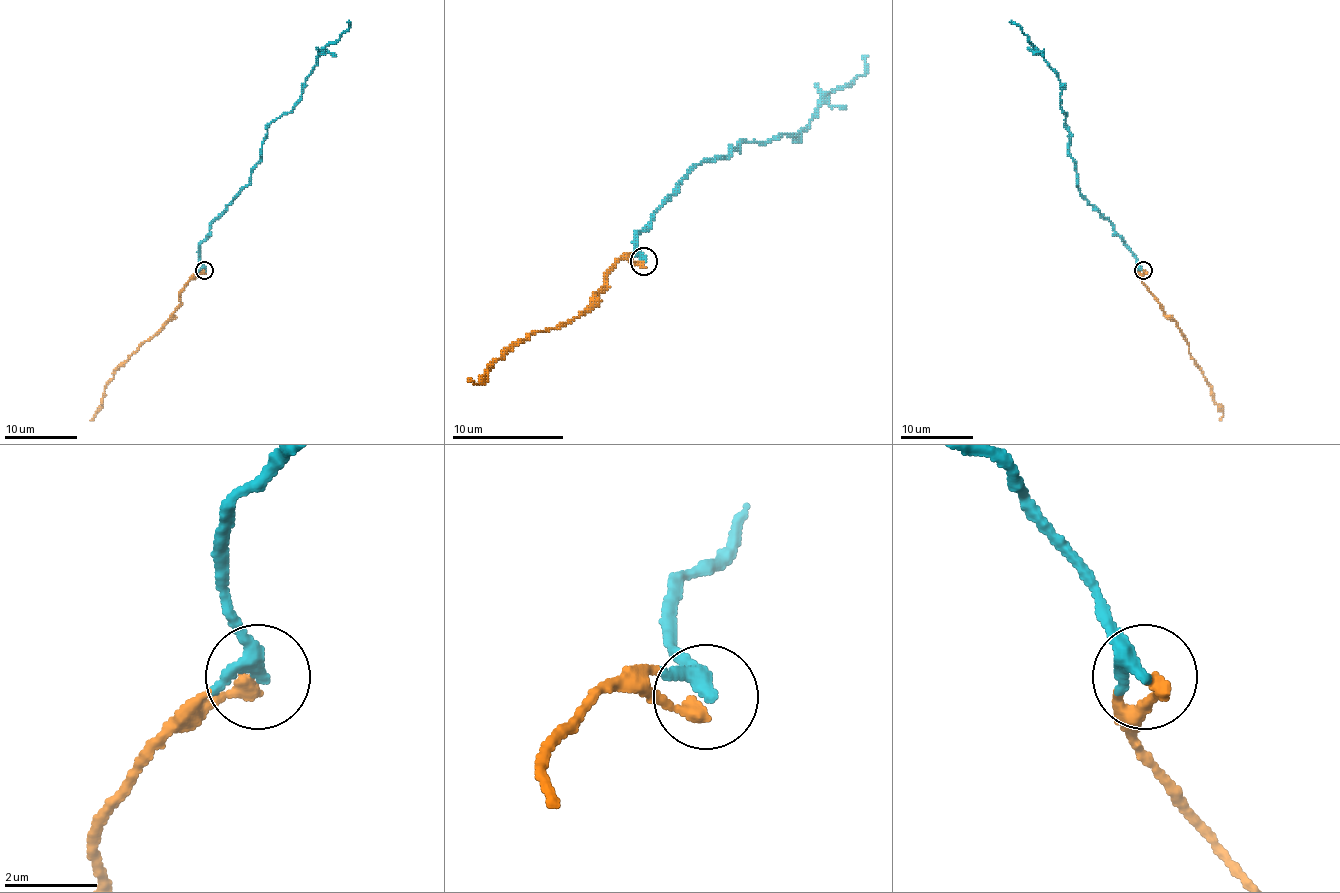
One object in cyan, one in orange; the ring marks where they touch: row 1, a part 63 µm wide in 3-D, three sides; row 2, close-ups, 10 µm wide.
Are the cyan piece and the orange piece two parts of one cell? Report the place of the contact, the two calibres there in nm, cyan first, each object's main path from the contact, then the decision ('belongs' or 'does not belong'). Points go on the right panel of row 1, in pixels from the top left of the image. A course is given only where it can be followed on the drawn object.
place (1143, 270); calibres 280 and 320 nm; course cyan (1143, 270), (1114, 226), (1080, 192), (1062, 109), (1062, 83), (1020, 27), (1009, 22); course orange (1143, 270), (1141, 281), (1179, 328), (1188, 353), (1212, 389), (1214, 402), (1223, 413), (1219, 420); belongs

